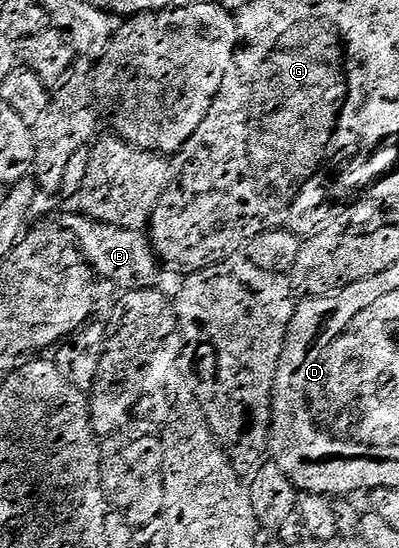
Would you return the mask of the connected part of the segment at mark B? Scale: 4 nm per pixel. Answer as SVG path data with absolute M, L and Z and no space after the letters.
M73 212L64 214L59 219L57 228L74 242L95 278L103 277L104 280L119 285L119 290L122 291L148 289L155 284L160 263L145 232L94 221L81 212Z

